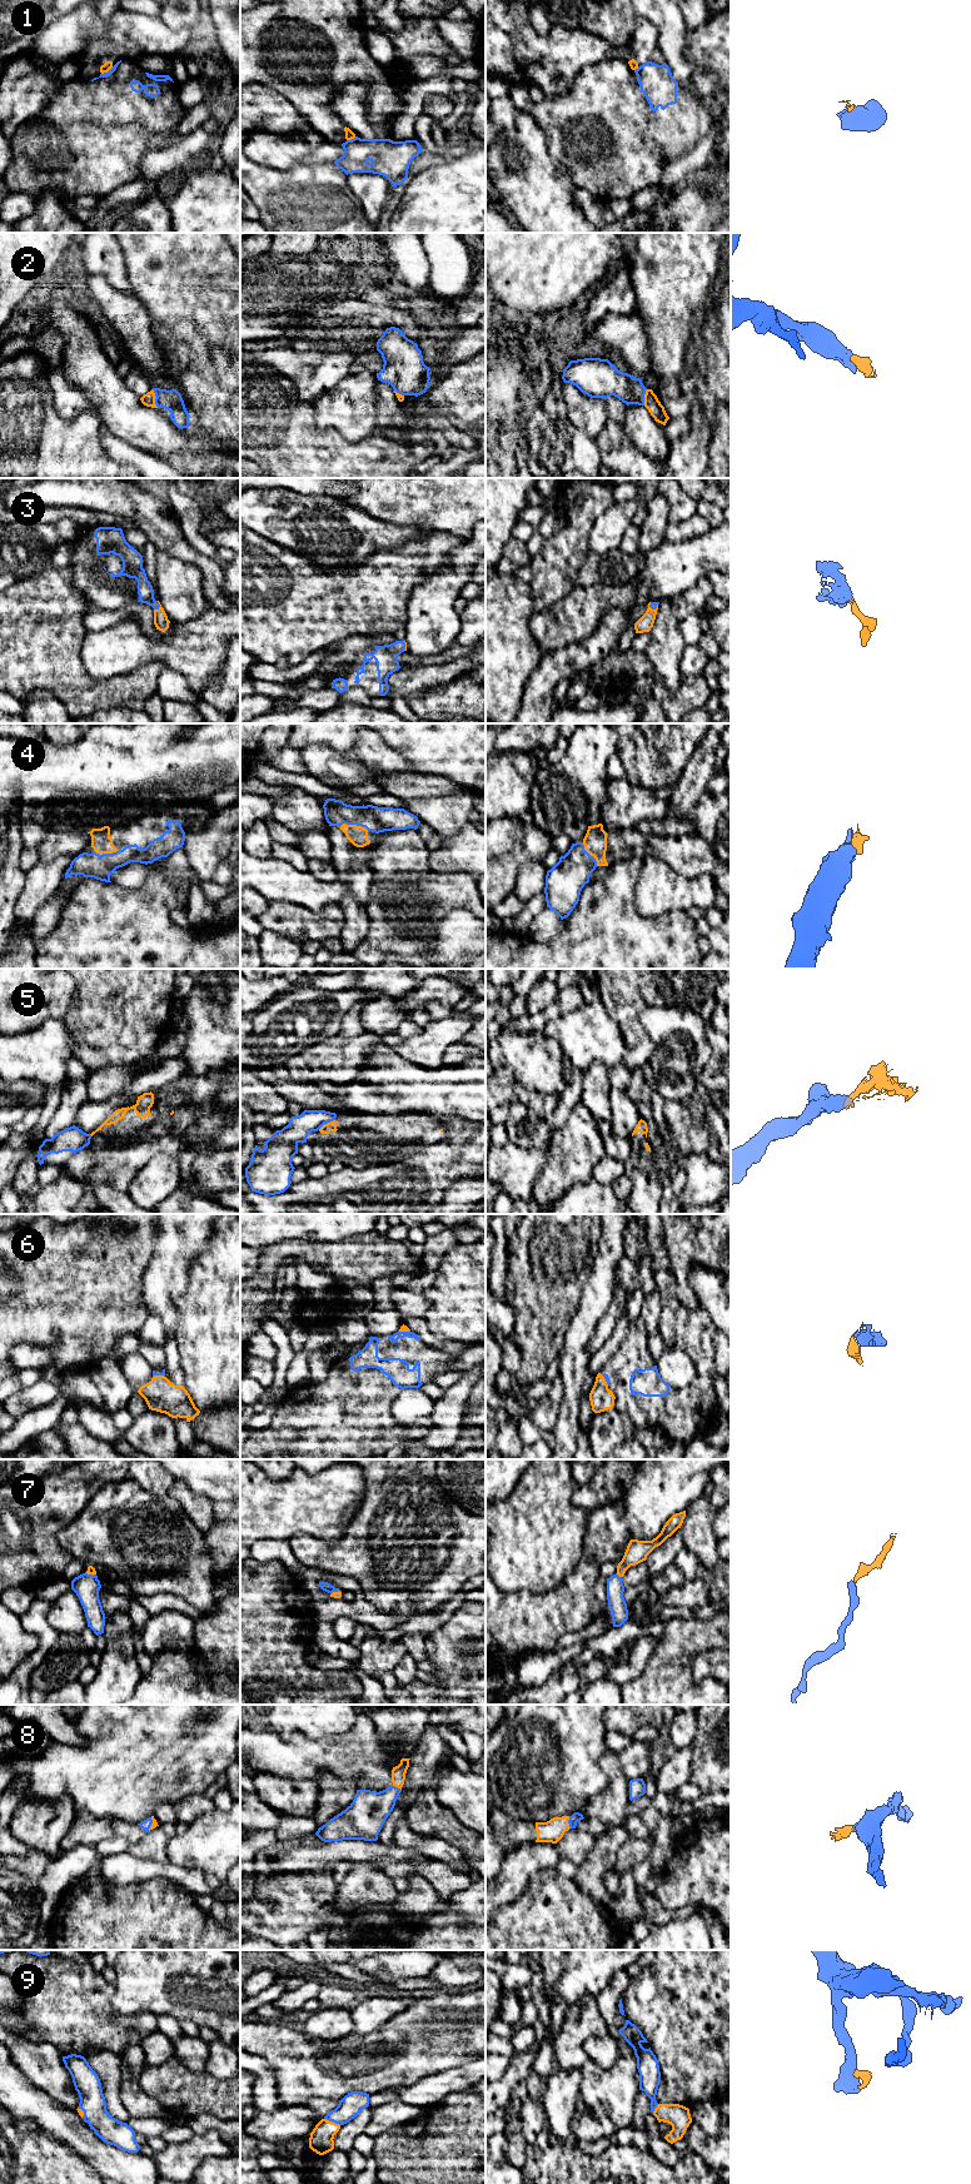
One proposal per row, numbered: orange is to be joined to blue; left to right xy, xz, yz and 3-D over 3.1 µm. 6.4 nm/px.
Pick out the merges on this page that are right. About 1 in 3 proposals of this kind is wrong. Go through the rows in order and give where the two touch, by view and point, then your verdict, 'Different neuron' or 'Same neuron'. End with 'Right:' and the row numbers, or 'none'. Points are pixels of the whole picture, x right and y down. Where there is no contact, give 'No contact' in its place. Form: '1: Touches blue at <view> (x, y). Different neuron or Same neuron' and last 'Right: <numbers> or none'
1: Touches blue at xy (108, 71). Different neuron
2: Touches blue at xy (155, 398). Same neuron
3: Touches blue at xy (159, 606). Same neuron
4: Touches blue at xz (354, 824). Same neuron
5: Touches blue at xz (325, 1123). Different neuron
6: Touches blue at xy (158, 1374). Same neuron
7: Touches blue at yz (617, 1575). Same neuron
8: Touches blue at yz (568, 1822). Same neuron
9: Touches blue at xz (332, 2120). Same neuron
Right: 2, 3, 4, 6, 7, 8, 9

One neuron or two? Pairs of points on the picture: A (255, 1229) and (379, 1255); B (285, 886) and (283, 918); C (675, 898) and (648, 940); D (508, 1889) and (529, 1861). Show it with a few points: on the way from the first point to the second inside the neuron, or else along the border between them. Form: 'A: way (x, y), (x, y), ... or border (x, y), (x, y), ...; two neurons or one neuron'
A: border (282, 1240), (342, 1240); two neurons
B: border (270, 901), (288, 901), (313, 910); two neurons
C: border (687, 910), (671, 910), (650, 919), (636, 913); two neurons
D: way (511, 1882), (523, 1867); one neuron

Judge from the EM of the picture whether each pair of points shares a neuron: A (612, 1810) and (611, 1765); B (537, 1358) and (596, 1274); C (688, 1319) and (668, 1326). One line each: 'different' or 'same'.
A: same
B: different
C: different

